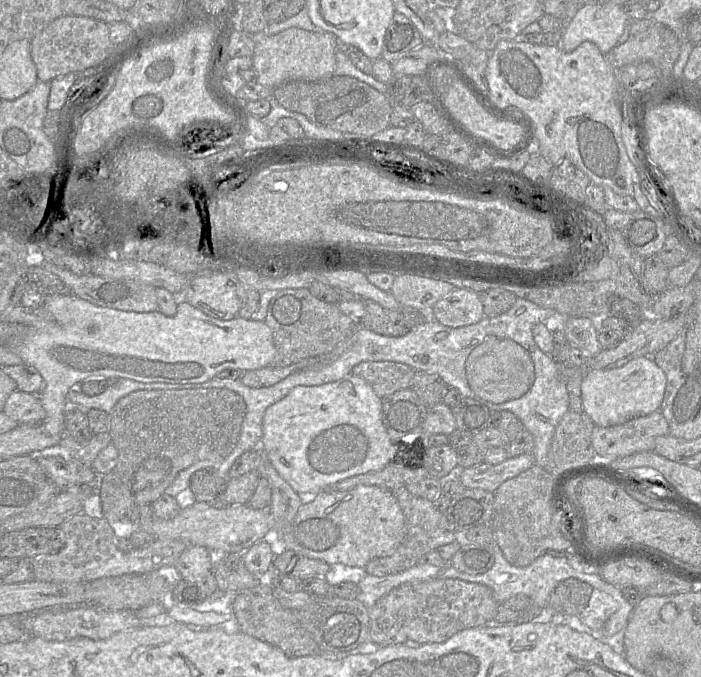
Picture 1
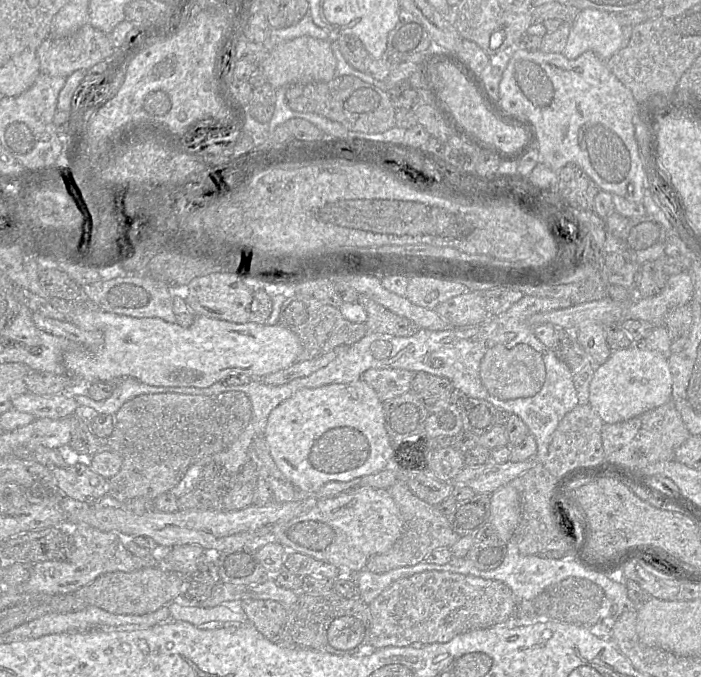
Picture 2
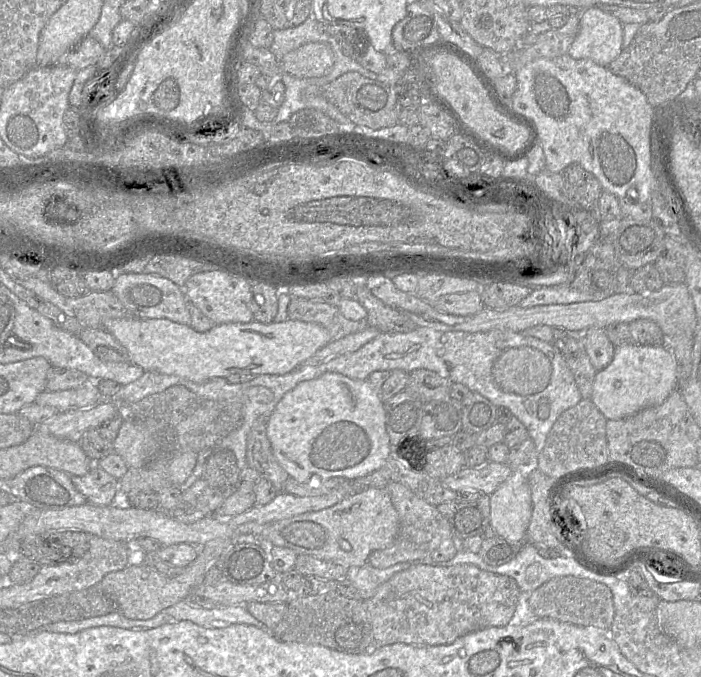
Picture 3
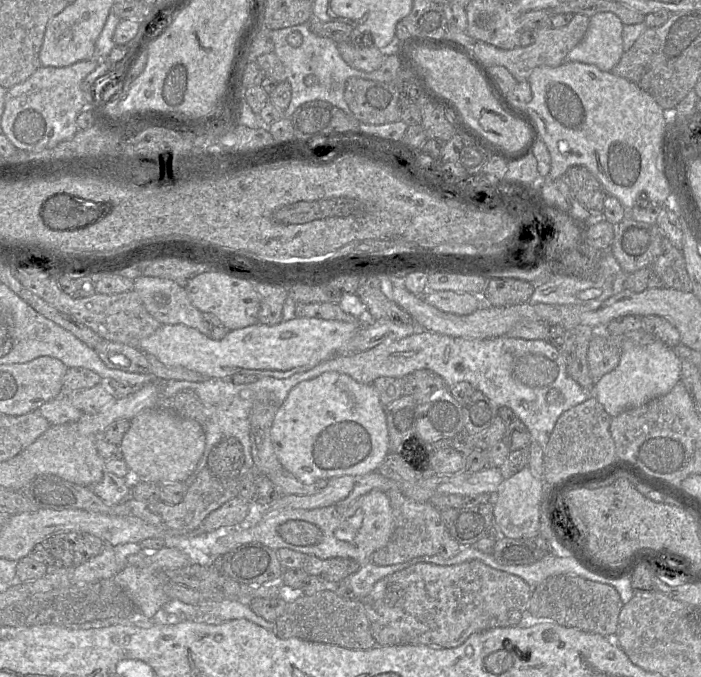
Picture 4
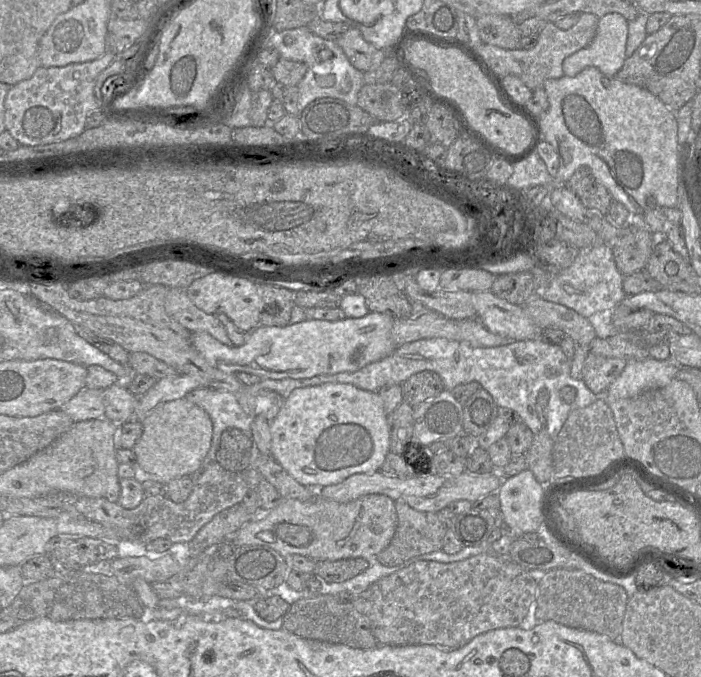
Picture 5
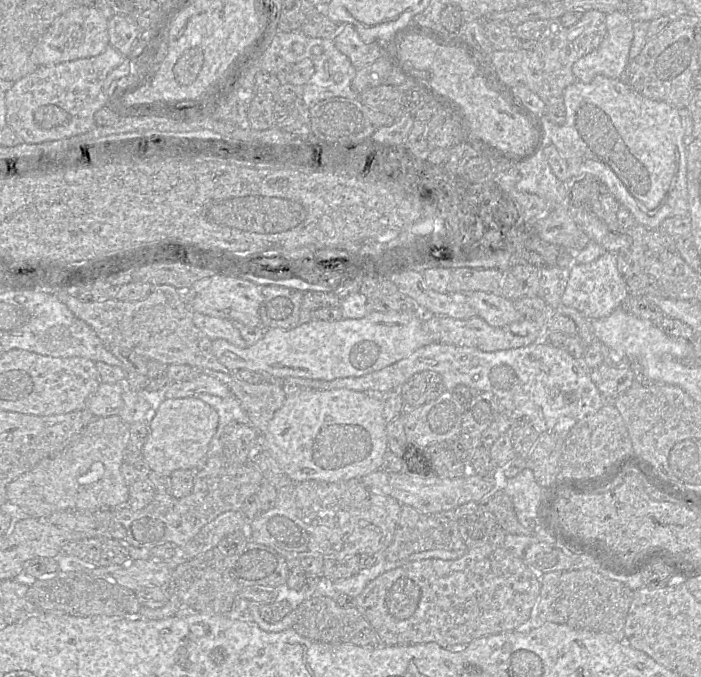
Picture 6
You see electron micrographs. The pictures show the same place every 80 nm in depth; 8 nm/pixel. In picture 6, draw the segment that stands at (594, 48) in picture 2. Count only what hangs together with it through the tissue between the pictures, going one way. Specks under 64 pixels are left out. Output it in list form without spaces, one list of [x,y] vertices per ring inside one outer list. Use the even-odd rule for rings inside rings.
[[[614,11],[606,14],[605,23],[606,33],[600,45],[572,66],[577,81],[589,83],[597,75],[619,79],[629,63],[634,22],[626,11]]]

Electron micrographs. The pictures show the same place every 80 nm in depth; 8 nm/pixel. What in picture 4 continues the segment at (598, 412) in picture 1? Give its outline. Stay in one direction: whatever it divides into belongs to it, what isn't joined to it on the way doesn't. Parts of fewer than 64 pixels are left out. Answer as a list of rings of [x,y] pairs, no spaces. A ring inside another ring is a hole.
[[[623,340],[612,341],[618,343],[621,350],[619,364],[594,384],[594,396],[611,417],[666,395],[680,381],[682,360],[673,347],[661,341],[649,344],[633,344],[631,341]]]

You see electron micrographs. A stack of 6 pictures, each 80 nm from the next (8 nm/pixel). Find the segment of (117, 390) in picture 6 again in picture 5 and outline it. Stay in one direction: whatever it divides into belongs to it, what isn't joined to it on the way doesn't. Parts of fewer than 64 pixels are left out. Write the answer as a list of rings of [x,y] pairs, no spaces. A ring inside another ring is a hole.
[[[83,389],[61,407],[74,423],[100,419],[105,416],[103,391]]]

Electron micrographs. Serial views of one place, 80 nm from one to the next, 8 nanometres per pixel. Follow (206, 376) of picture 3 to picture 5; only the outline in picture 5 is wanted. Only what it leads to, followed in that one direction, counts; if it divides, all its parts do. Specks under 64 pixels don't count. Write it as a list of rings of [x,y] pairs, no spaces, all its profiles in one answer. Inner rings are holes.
[[[368,312],[367,315],[360,318],[345,318],[343,320],[337,321],[326,321],[326,320],[304,320],[295,324],[288,324],[286,326],[265,326],[259,325],[253,331],[243,331],[245,333],[249,333],[249,339],[241,346],[238,347],[230,347],[227,346],[214,337],[212,337],[207,332],[191,332],[191,343],[195,347],[195,349],[203,356],[203,358],[213,367],[221,370],[225,373],[238,373],[238,372],[246,372],[249,374],[257,375],[261,378],[268,378],[274,380],[281,380],[285,378],[292,379],[304,379],[304,378],[312,378],[314,376],[319,375],[330,375],[337,374],[341,372],[355,372],[365,367],[366,365],[381,360],[388,355],[390,355],[395,349],[396,345],[392,339],[392,328],[394,326],[395,318],[392,315],[378,313],[378,312]]]

